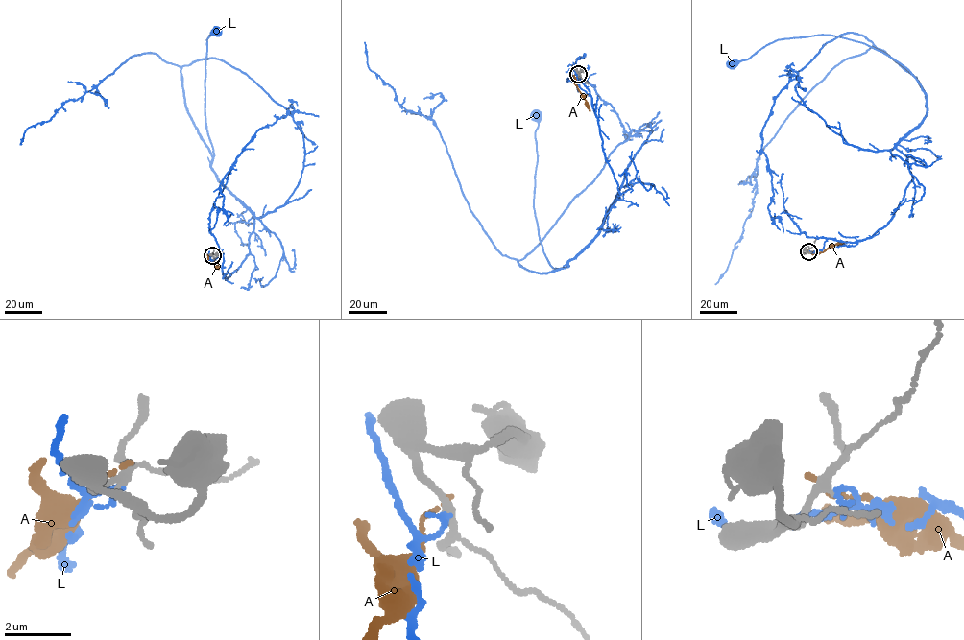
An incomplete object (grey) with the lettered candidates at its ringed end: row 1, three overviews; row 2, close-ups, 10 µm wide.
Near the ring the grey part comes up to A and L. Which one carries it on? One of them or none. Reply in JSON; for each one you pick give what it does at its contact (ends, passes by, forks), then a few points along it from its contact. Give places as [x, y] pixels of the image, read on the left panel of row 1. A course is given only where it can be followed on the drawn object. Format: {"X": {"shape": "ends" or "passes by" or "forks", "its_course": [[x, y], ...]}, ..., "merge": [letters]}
{"L": {"shape": "ends", "its_course": [[212, 255], [223, 258], [225, 280], [249, 253], [254, 220], [211, 167], [205, 62], [207, 38], [216, 31]]}, "merge": ["L"]}

